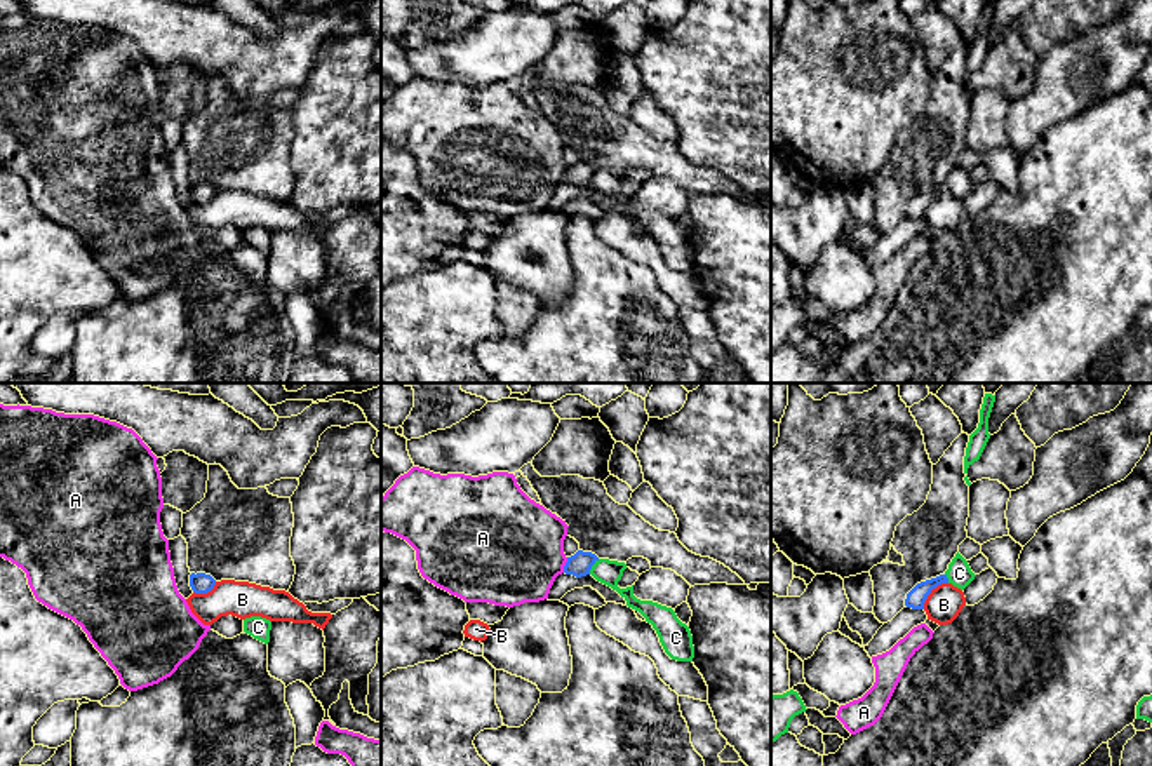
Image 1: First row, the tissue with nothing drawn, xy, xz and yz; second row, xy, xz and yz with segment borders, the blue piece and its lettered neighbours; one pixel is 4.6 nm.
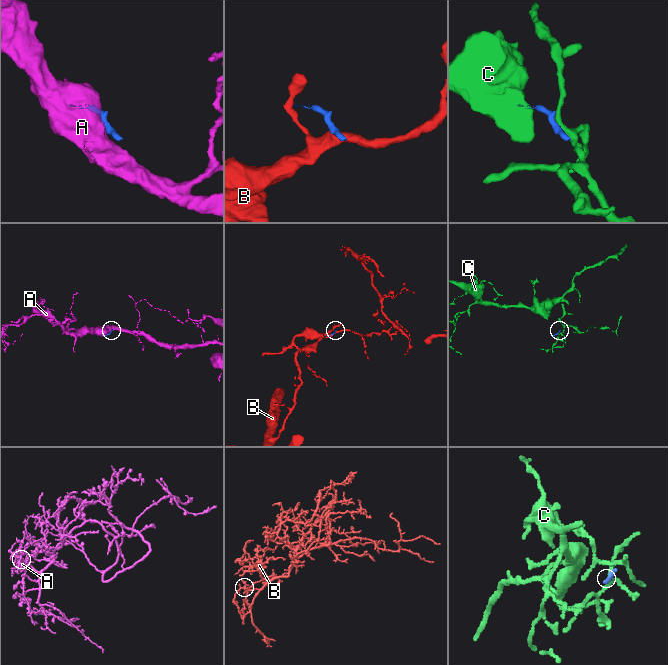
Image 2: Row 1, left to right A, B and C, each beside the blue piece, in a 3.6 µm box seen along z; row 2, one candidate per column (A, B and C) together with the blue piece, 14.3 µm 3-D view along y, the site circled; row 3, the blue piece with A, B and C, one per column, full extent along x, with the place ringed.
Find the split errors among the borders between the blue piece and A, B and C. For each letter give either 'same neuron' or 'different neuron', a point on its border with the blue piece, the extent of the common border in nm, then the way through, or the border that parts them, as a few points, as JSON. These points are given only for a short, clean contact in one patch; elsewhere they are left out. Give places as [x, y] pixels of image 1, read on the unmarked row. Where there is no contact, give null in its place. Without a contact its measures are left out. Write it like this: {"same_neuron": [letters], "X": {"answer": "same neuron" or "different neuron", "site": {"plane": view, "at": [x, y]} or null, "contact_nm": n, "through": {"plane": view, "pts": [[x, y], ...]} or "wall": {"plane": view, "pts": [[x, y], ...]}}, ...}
{"same_neuron": [], "A": {"answer": "different neuron", "site": {"plane": "xz", "at": [566, 174]}, "contact_nm": 80}, "B": {"answer": "different neuron", "site": {"plane": "yz", "at": [930, 202]}, "contact_nm": 170, "wall": {"plane": "yz", "pts": [[947, 192], [931, 201], [923, 218]]}}, "C": {"answer": "different neuron", "site": {"plane": "xz", "at": [592, 174]}, "contact_nm": 90, "wall": {"plane": "xz", "pts": [[599, 169], [589, 183]]}}}

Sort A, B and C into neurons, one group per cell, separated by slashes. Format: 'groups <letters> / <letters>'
groups A / B / C

